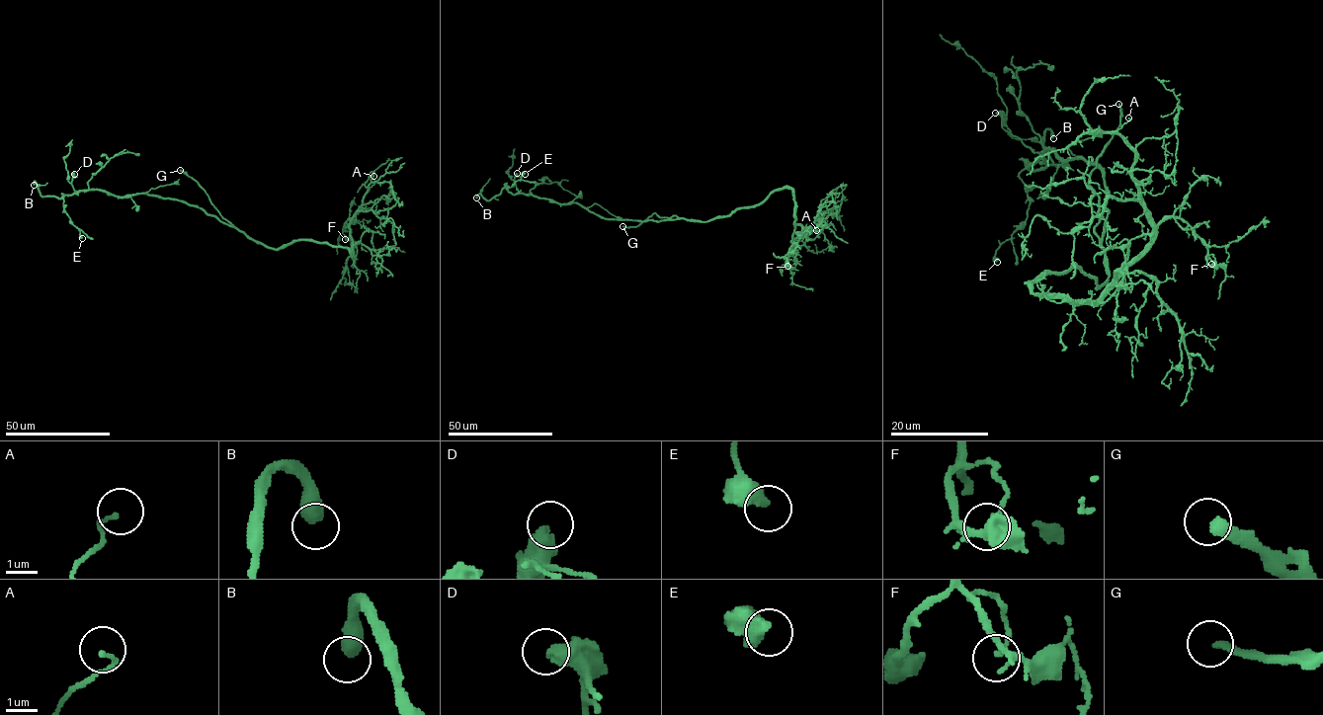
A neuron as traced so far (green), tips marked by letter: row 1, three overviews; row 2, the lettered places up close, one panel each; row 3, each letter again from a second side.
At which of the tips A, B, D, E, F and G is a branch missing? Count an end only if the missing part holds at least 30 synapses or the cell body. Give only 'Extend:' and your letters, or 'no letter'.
Extend: B, G

